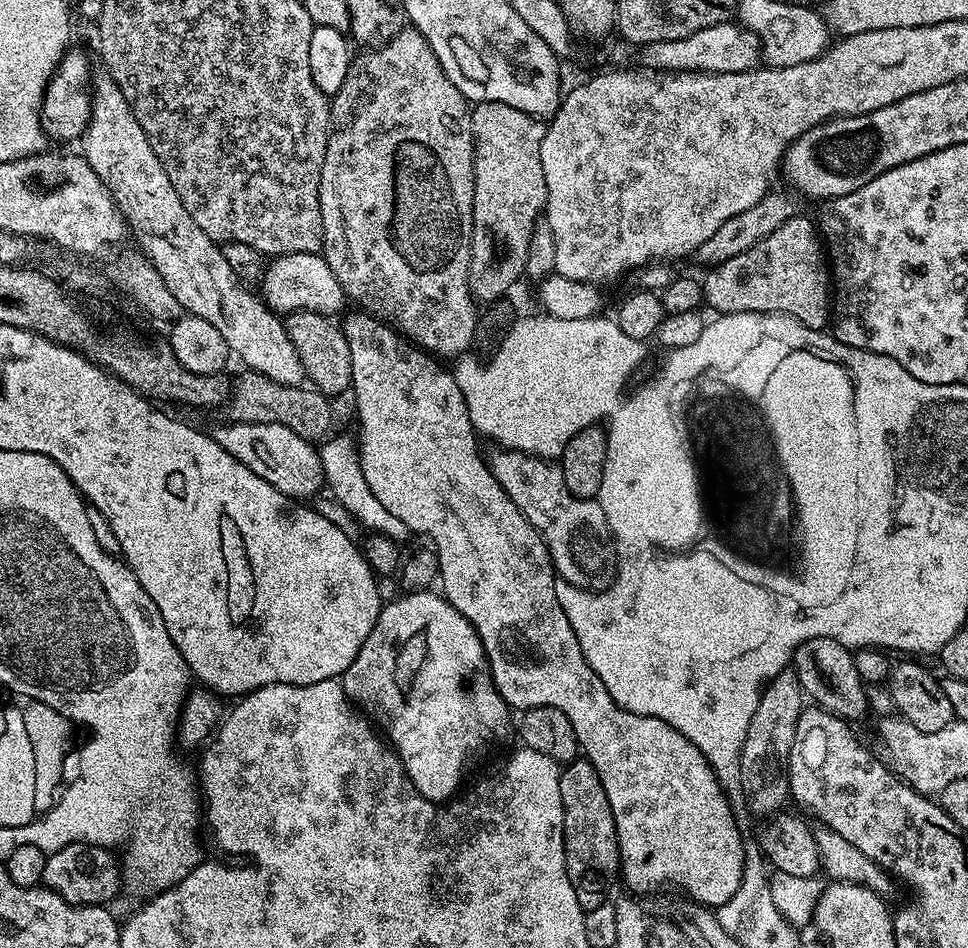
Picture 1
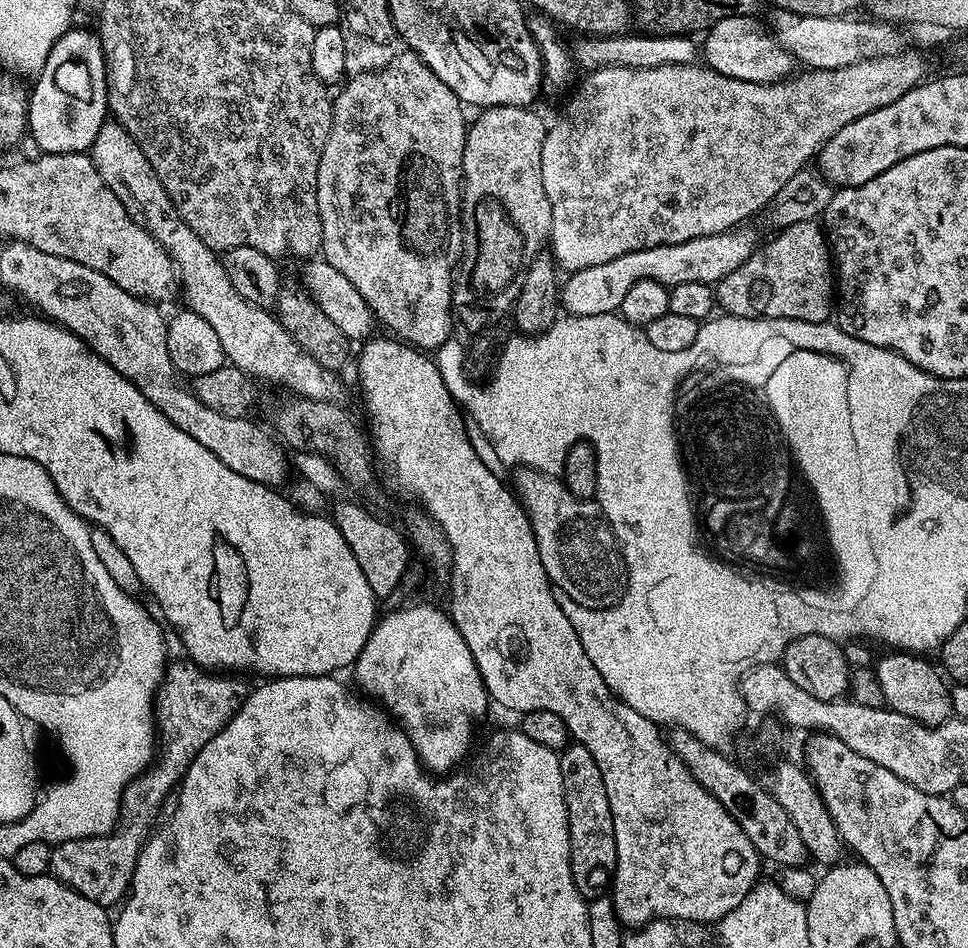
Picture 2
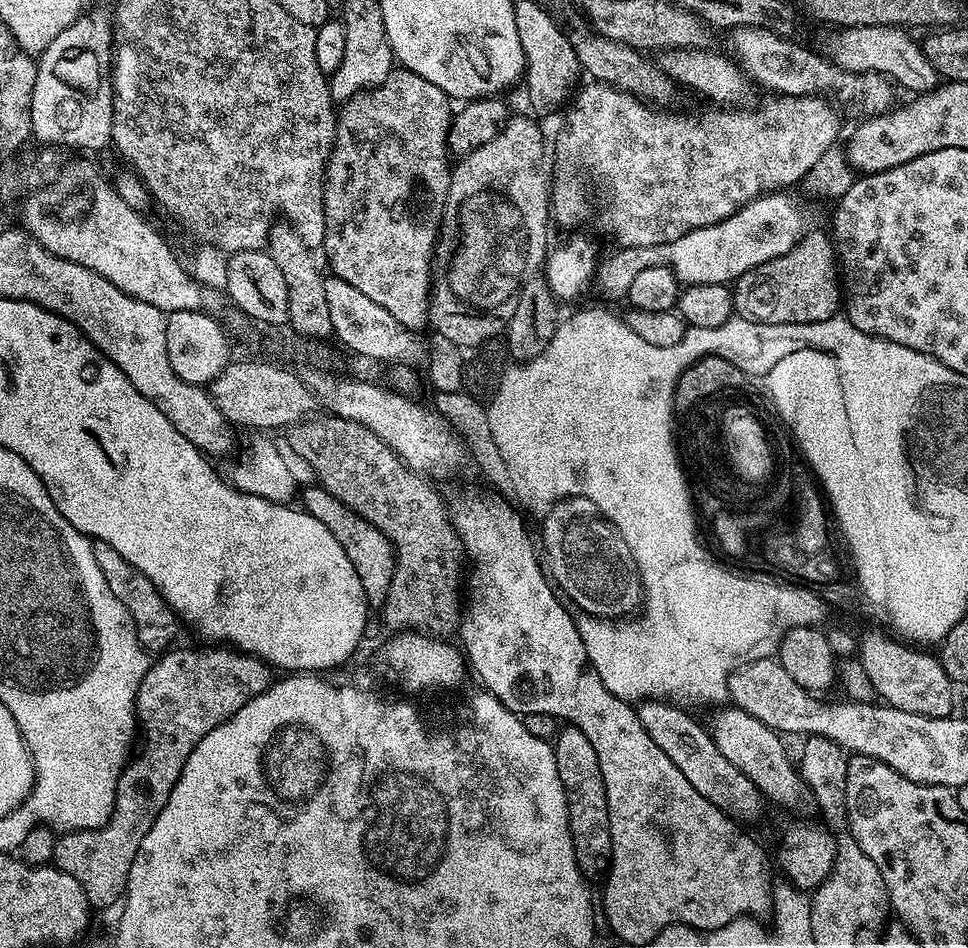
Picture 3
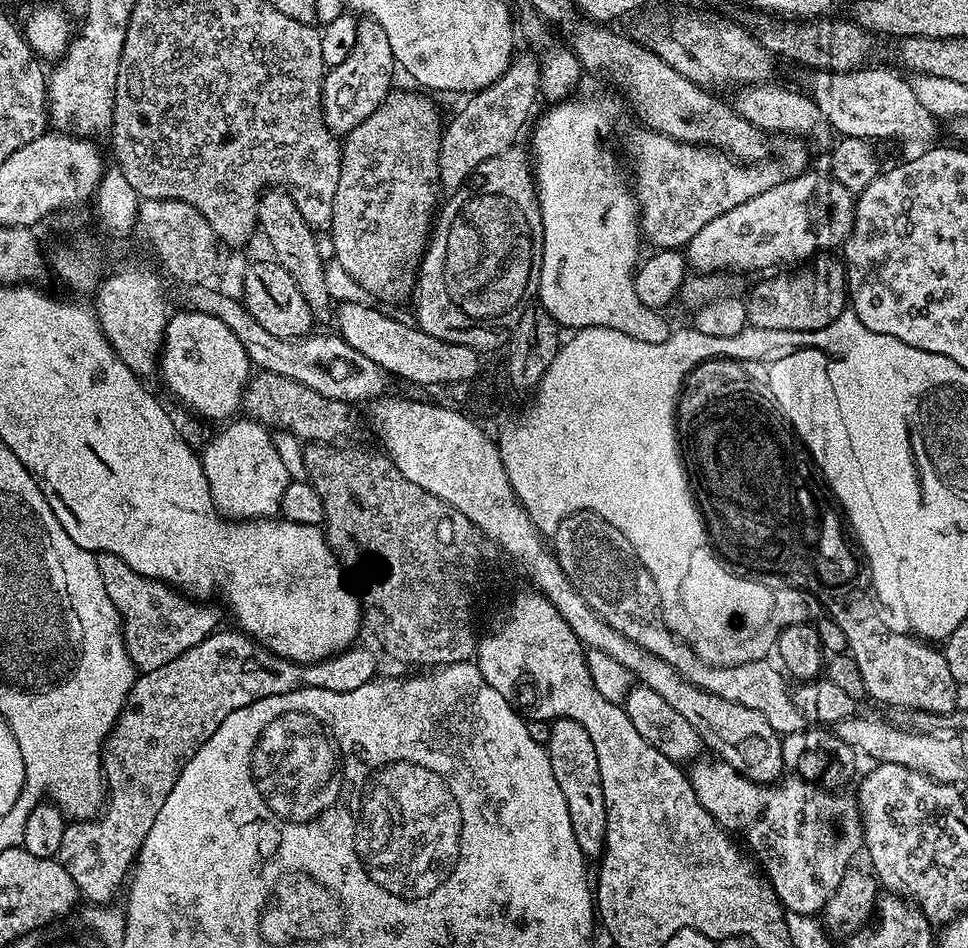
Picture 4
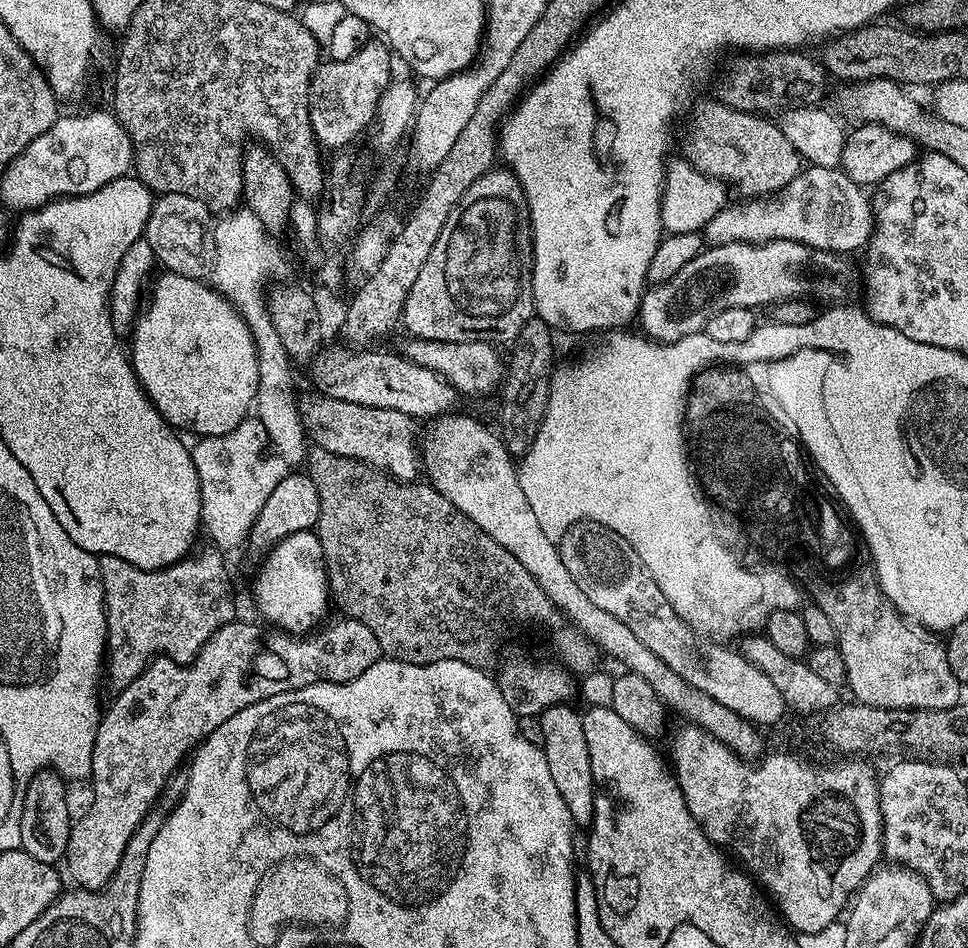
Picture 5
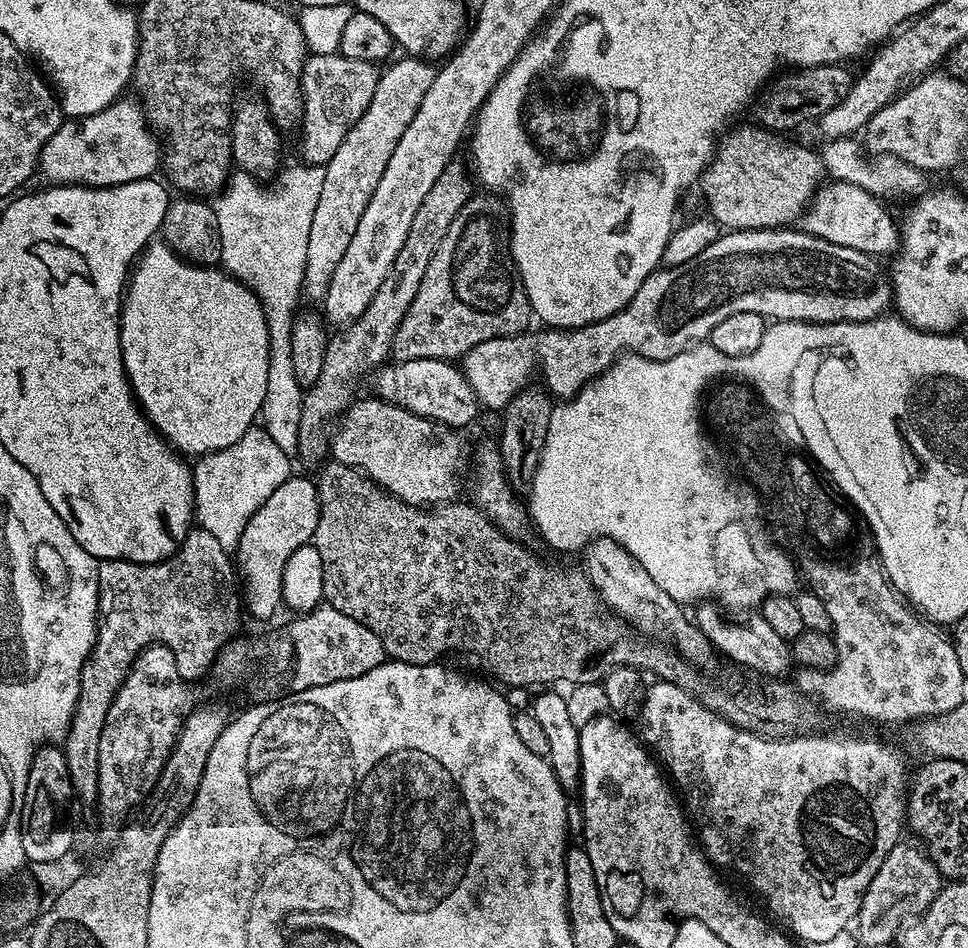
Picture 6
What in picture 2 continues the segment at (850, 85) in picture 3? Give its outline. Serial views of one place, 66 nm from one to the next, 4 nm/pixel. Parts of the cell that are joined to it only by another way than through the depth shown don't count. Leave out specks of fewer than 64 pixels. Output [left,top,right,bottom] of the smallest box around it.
[702,16,793,84]

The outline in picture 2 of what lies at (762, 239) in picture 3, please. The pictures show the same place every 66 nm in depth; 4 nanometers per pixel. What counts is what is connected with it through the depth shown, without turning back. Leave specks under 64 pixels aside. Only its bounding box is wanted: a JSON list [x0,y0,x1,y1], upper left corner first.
[562,226,758,316]

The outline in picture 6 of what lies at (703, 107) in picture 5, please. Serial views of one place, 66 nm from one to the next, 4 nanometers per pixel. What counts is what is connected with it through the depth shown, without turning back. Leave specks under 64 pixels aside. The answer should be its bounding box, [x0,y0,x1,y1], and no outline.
[698,128,825,230]

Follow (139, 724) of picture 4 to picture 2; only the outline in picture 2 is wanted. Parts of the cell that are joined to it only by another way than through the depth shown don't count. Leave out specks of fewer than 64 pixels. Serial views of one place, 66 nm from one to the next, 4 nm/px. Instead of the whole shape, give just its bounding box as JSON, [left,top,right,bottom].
[51,658,250,909]

